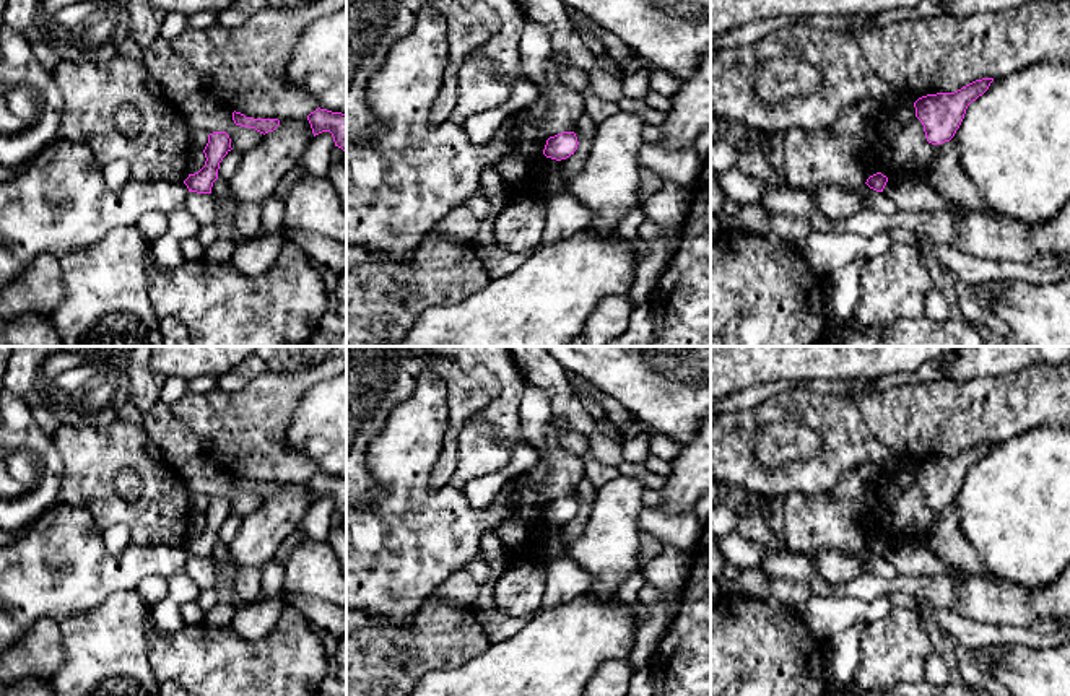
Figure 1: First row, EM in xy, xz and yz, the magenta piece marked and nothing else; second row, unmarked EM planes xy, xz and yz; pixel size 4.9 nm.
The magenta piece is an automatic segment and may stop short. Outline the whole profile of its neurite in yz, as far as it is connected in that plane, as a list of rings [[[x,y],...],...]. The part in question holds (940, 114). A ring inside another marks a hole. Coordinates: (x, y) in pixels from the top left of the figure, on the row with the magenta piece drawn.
[[[994,78],[976,80],[955,93],[937,93],[914,102],[916,117],[922,122],[932,145],[950,141],[959,128],[968,106],[982,96]]]

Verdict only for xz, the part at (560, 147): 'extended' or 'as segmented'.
as segmented

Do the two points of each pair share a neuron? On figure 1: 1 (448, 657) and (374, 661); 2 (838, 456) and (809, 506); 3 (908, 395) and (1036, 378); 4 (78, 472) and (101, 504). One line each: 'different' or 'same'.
1: same
2: different
3: same
4: same

